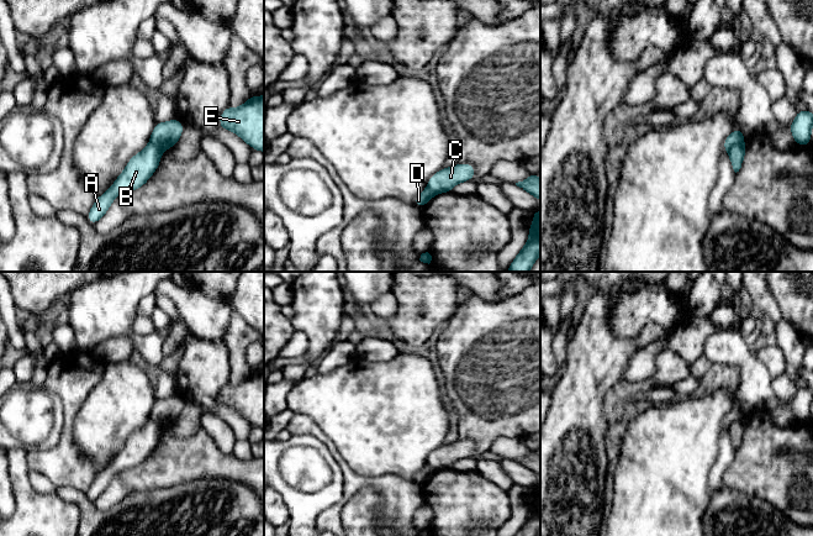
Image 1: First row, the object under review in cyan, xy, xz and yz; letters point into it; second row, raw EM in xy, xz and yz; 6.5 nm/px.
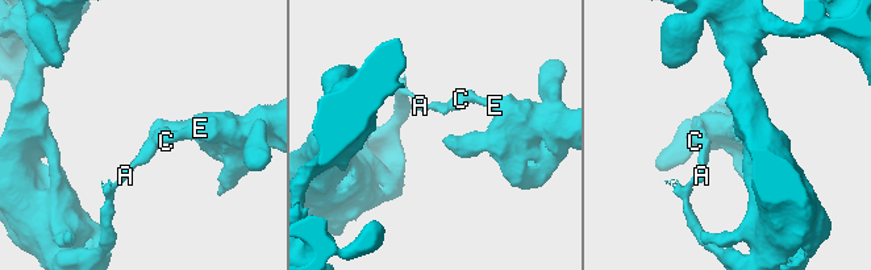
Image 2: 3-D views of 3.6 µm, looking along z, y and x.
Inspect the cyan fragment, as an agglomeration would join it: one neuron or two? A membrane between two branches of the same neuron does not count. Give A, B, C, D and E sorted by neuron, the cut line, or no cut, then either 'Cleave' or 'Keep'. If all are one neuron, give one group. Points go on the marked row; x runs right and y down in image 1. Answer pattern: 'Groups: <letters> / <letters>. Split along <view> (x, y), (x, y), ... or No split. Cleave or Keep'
Groups: A B D / C E. Split along yz (743, 140), (727, 151). Cleave

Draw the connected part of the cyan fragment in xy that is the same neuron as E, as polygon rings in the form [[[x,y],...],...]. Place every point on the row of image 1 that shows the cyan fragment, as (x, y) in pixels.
[[[264,95],[252,96],[242,106],[227,106],[220,127],[237,133],[252,148],[264,152]]]

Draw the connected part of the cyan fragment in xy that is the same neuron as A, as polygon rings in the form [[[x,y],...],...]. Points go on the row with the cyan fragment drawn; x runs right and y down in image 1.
[[[151,142],[143,151],[133,156],[111,188],[94,203],[86,215],[90,224],[95,225],[105,215],[116,196],[143,186],[157,170],[160,157],[162,151]]]

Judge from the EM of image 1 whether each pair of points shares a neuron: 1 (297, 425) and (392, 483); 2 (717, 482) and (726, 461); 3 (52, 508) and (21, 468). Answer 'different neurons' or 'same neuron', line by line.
1: same neuron
2: same neuron
3: same neuron

